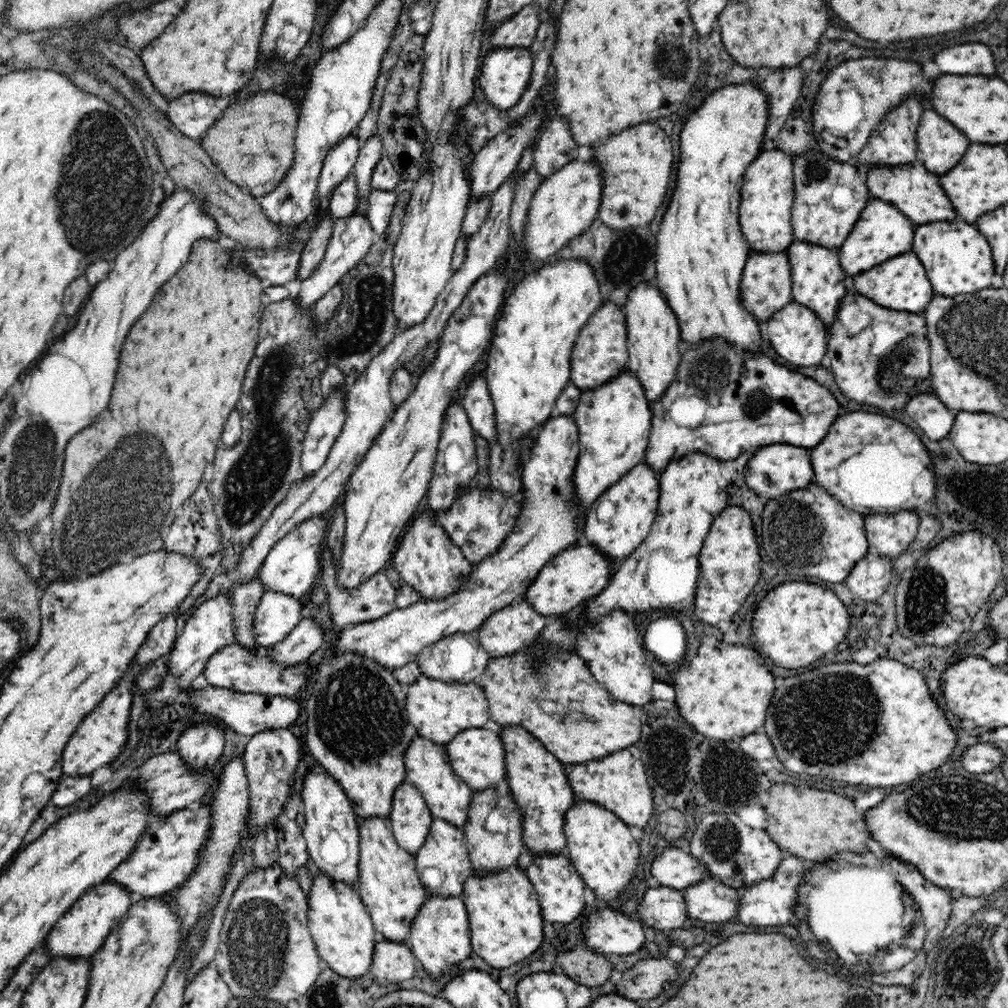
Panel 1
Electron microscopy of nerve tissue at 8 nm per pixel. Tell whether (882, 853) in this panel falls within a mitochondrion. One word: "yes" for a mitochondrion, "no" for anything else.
no

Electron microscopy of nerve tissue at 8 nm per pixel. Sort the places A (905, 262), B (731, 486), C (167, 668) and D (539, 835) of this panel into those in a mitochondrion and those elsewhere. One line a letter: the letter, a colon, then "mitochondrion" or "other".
A: other
B: other
C: other
D: mitochondrion

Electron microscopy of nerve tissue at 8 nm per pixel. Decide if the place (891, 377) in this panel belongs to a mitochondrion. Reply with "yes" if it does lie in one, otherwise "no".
yes

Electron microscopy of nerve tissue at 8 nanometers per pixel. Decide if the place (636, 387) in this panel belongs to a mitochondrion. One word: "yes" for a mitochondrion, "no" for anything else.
no

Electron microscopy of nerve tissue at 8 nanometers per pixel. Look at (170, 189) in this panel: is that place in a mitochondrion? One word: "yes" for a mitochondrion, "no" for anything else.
no

